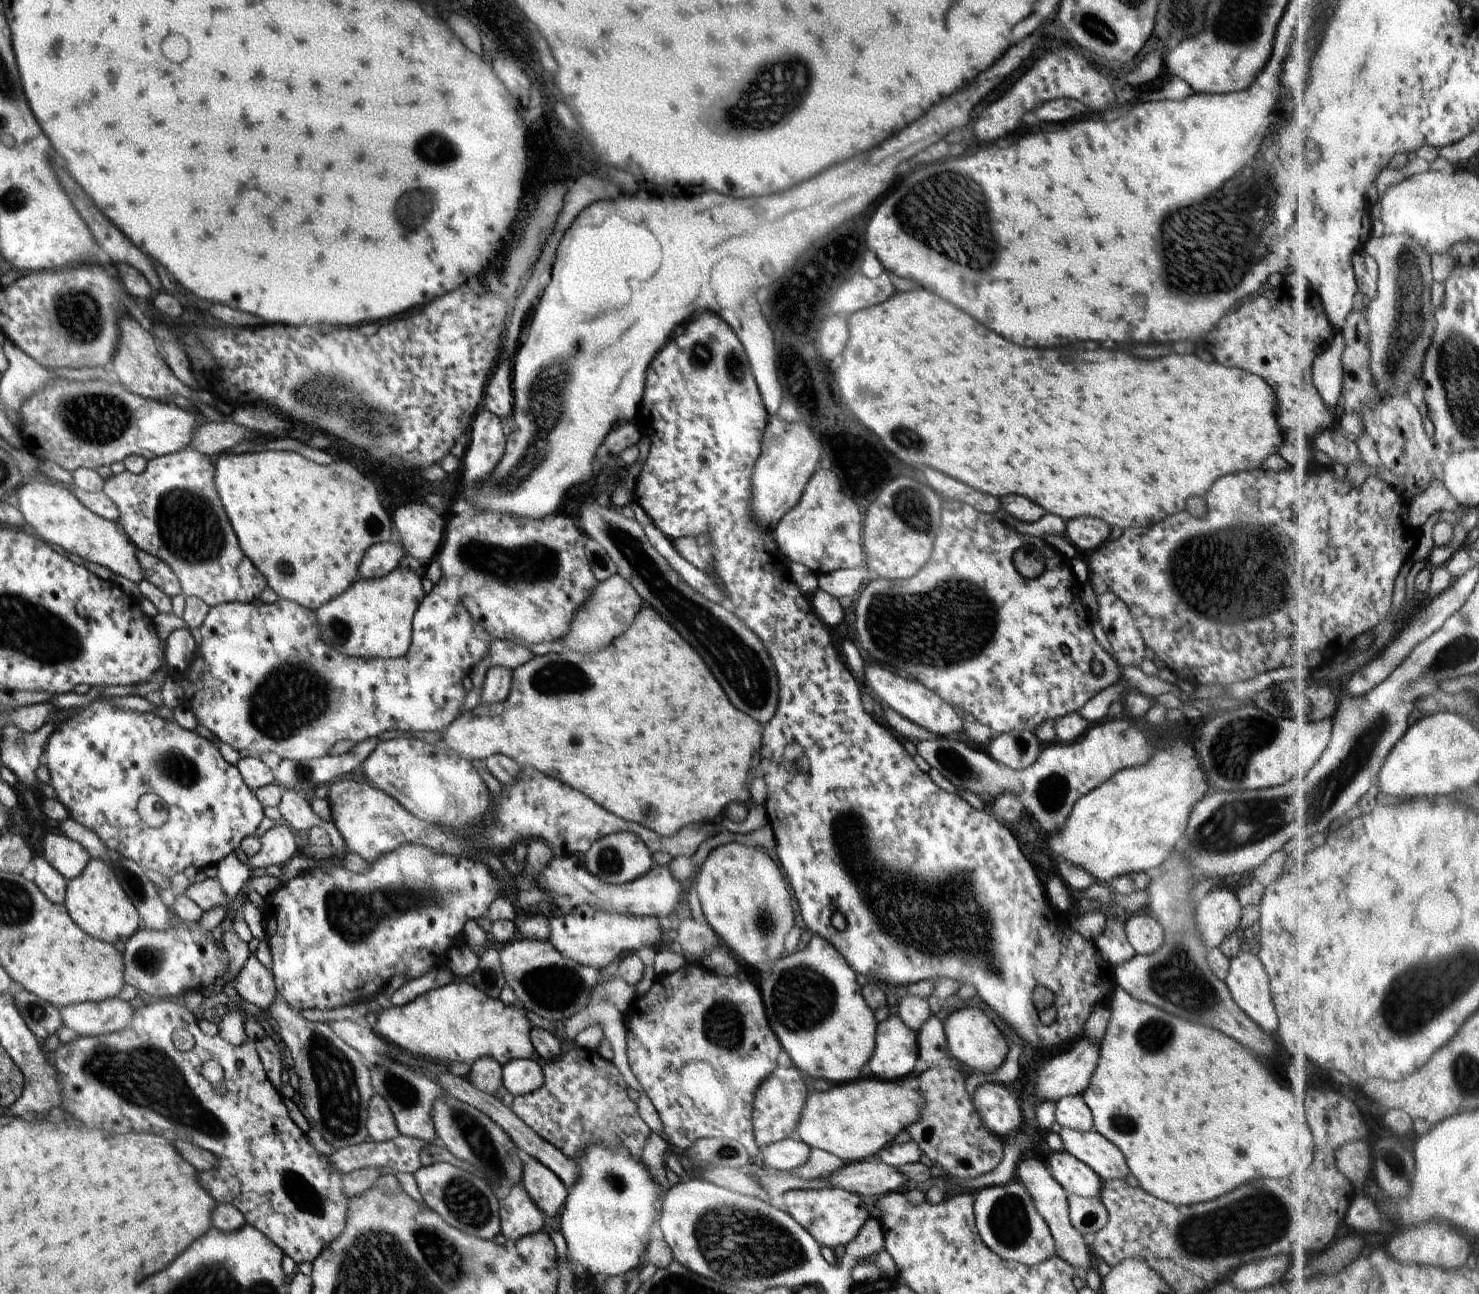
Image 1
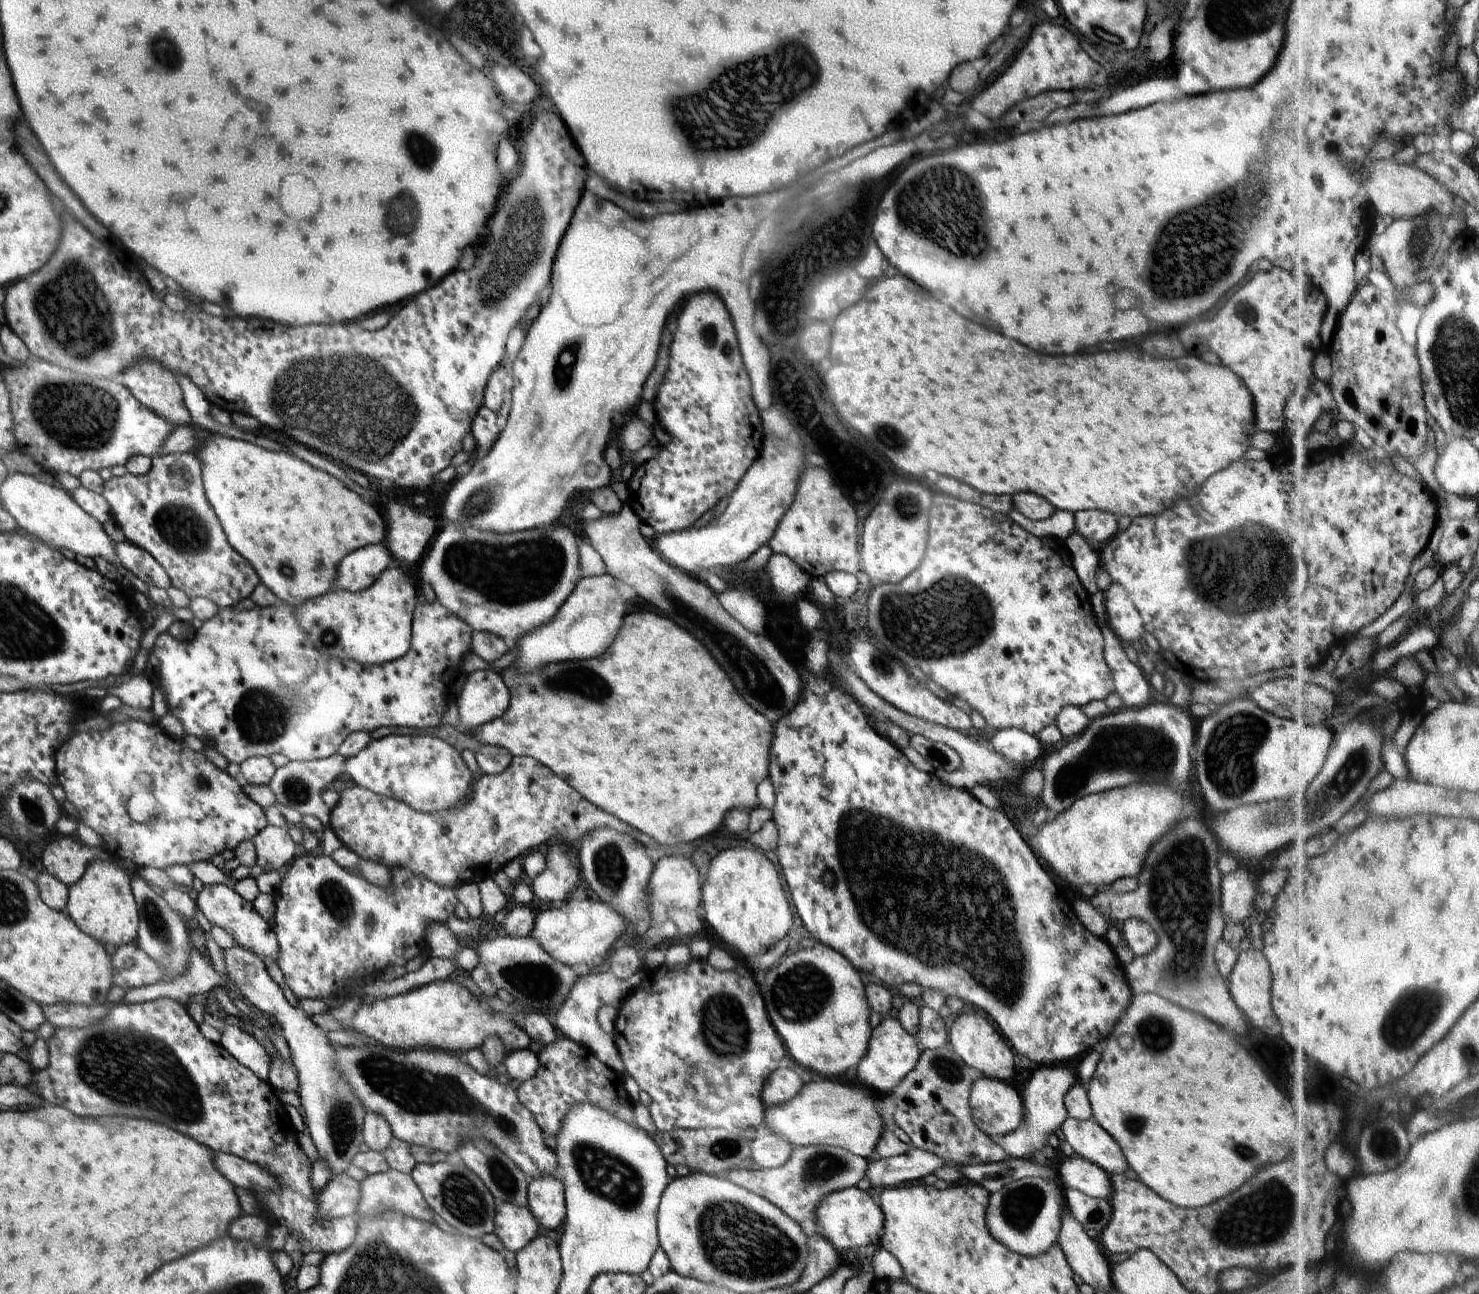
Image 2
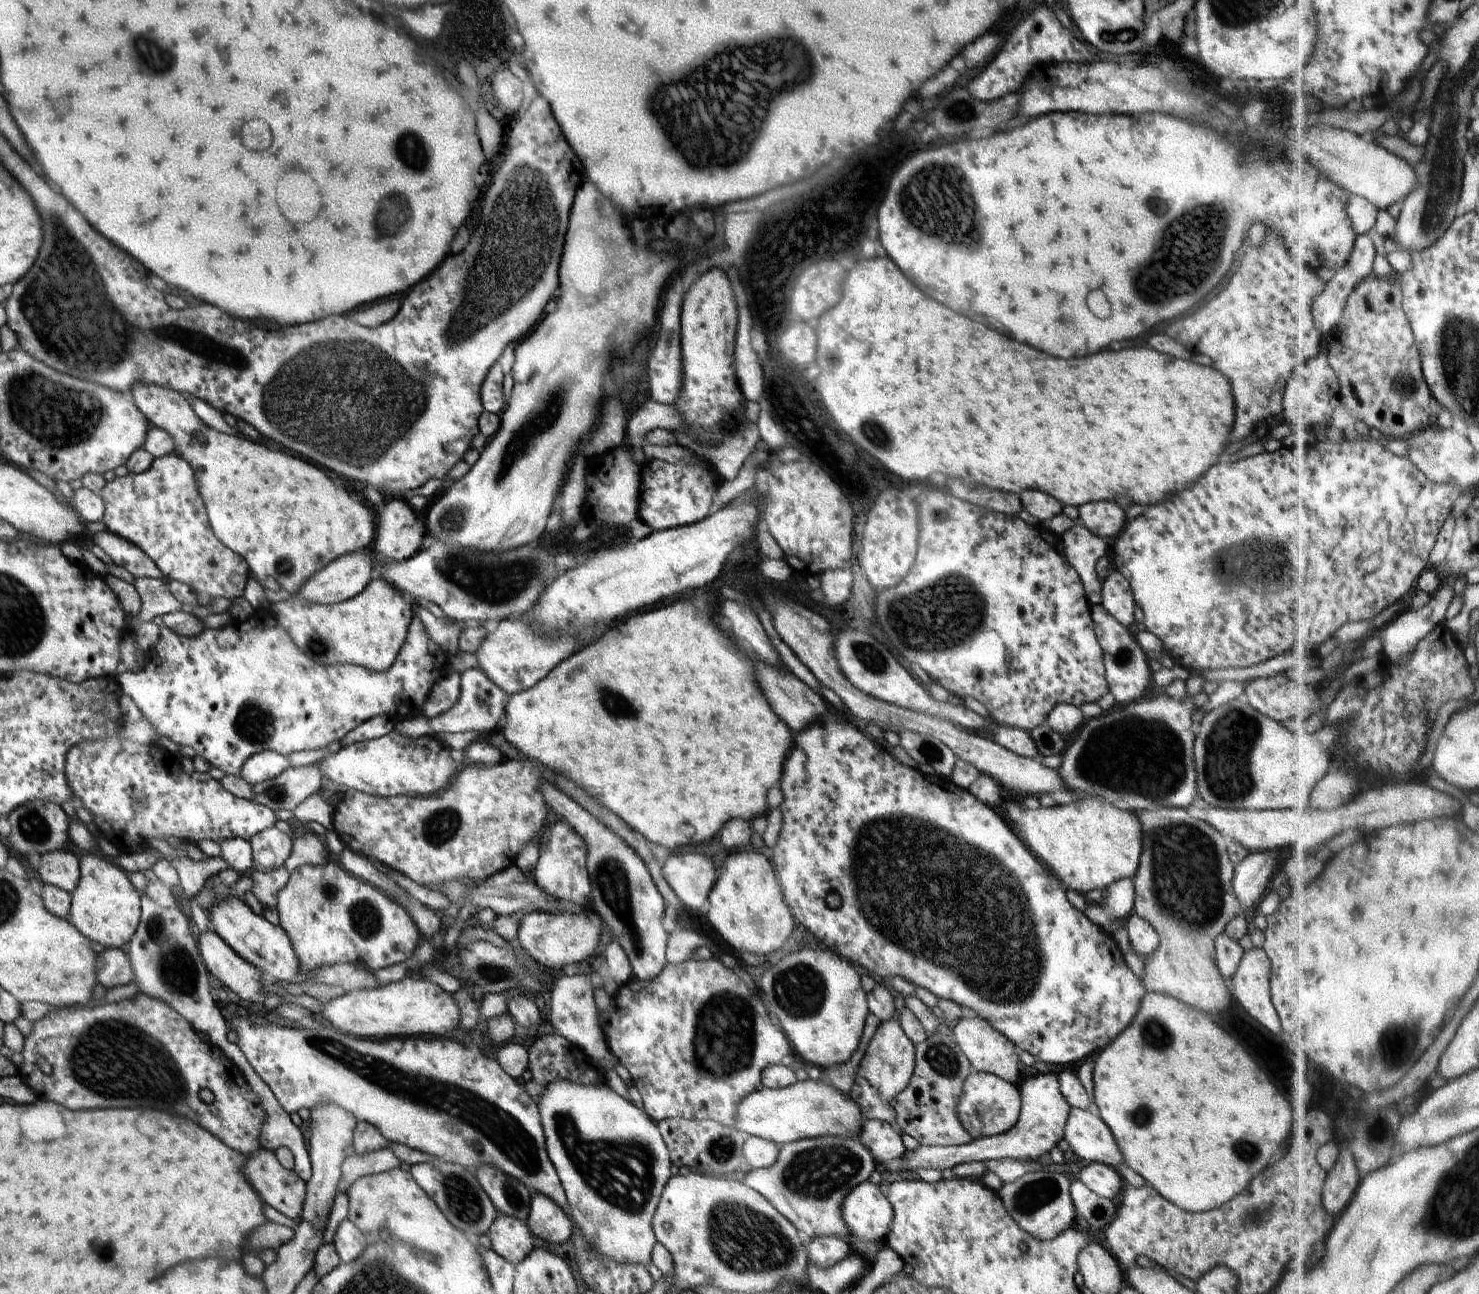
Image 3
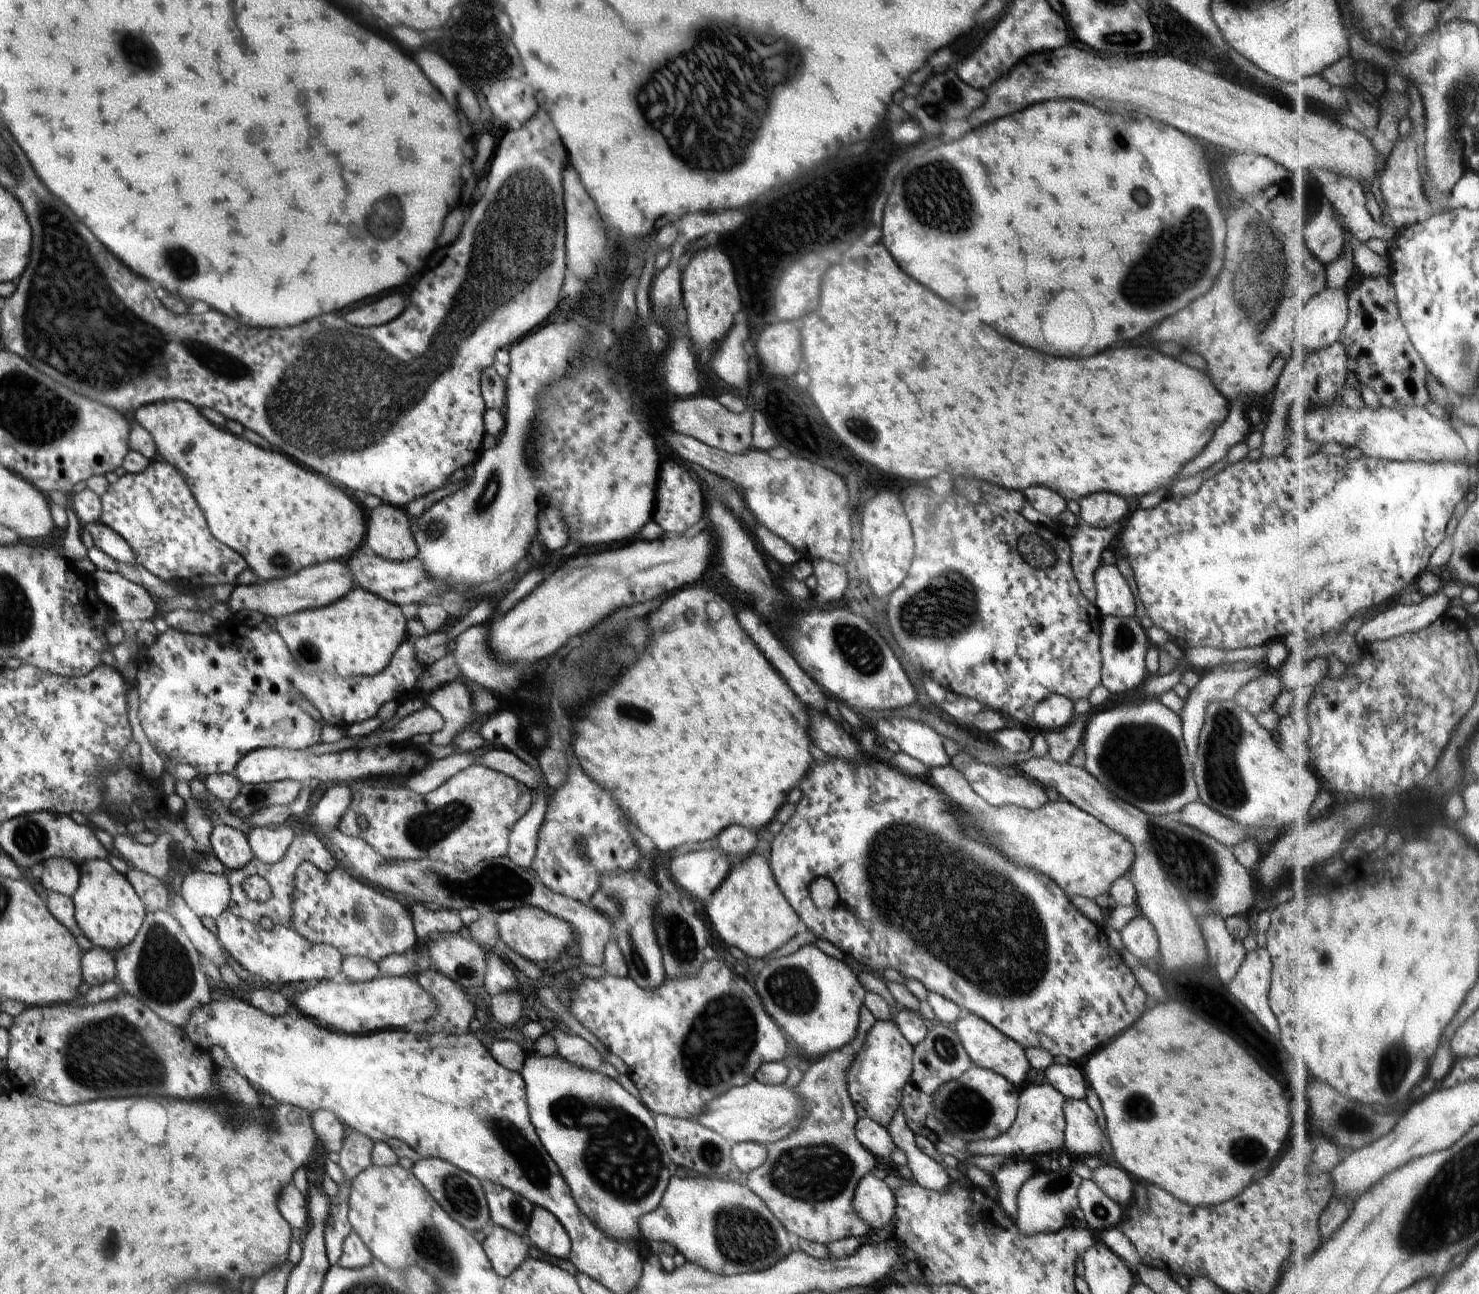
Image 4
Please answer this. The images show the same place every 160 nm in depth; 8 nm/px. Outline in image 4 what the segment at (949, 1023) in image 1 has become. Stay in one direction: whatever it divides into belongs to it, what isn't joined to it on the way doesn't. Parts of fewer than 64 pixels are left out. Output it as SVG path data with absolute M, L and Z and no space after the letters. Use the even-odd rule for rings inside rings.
M968 1012L966 1016L962 1016L962 1018L956 1020L952 1028L958 1034L964 1051L975 1065L1004 1076L1004 1078L1018 1088L1025 1086L1025 1078L1032 1066L1028 1063L1025 1050L1022 1049L1022 1046L1018 1042L1014 1042L1014 1040L1005 1036L1002 1032L994 1028L994 1026L991 1026L988 1022L980 1018L980 1016L976 1016L972 1012Z

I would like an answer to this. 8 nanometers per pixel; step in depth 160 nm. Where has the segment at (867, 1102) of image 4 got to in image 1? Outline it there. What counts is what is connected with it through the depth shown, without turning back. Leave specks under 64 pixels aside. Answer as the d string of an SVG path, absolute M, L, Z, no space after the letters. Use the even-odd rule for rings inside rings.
M900 1015L877 1023L875 1047L866 1064L866 1074L883 1081L902 1080L913 1074L919 1059L917 1032L908 1028Z

